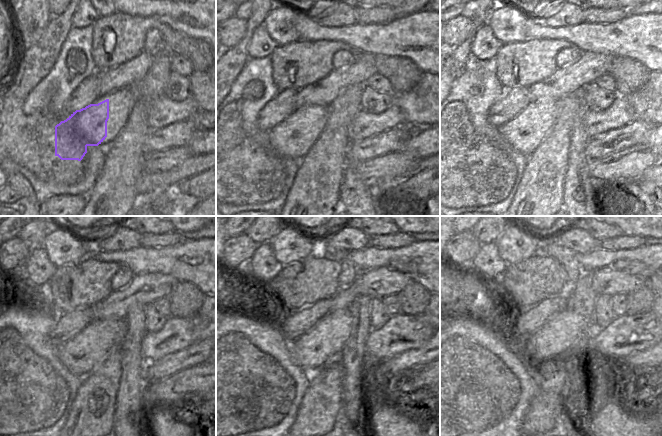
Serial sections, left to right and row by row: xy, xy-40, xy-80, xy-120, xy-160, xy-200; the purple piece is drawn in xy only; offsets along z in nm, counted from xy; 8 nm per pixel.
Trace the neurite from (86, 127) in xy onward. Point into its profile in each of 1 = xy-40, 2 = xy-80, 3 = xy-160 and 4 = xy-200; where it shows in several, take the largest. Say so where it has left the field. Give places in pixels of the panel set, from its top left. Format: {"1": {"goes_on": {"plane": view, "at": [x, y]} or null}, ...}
{"1": {"goes_on": {"plane": "xy-40", "at": [293, 138]}}, "2": {"goes_on": {"plane": "xy-80", "at": [525, 132]}}, "3": {"goes_on": {"plane": "xy-160", "at": [312, 350]}}, "4": {"goes_on": {"plane": "xy-200", "at": [562, 331]}}}

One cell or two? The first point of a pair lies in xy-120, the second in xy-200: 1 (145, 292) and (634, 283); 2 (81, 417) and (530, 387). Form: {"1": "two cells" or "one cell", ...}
{"1": "one cell", "2": "two cells"}

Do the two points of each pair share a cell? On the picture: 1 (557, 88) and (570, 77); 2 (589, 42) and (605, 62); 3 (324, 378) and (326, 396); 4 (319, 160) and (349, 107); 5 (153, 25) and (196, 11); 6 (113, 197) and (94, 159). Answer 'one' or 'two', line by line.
1: one
2: two
3: one
4: one
5: one
6: one

